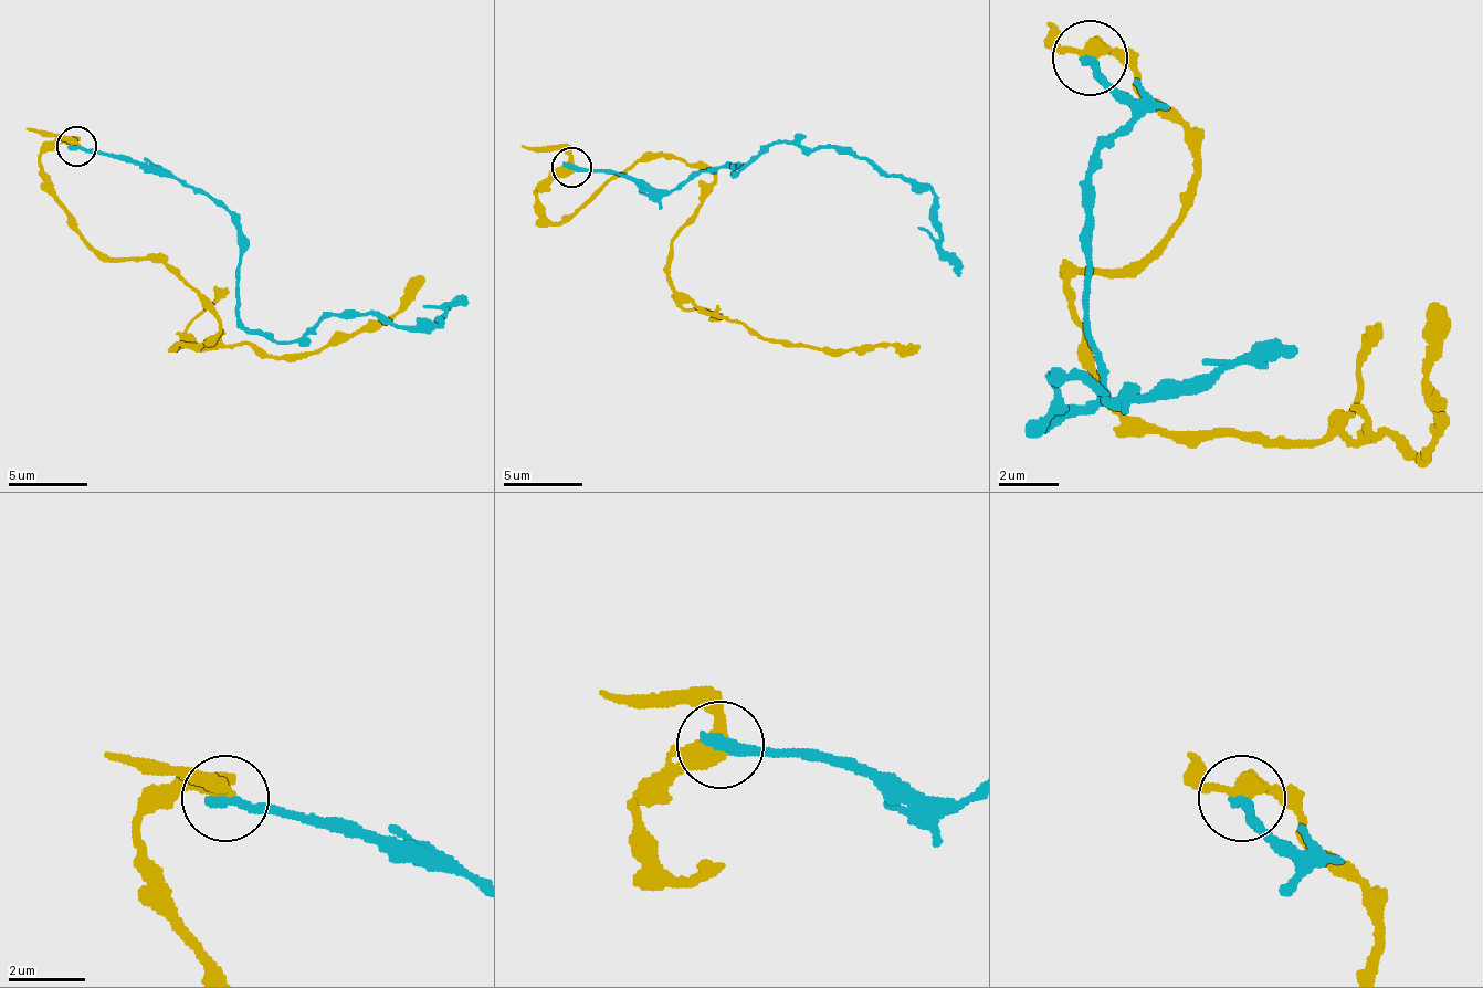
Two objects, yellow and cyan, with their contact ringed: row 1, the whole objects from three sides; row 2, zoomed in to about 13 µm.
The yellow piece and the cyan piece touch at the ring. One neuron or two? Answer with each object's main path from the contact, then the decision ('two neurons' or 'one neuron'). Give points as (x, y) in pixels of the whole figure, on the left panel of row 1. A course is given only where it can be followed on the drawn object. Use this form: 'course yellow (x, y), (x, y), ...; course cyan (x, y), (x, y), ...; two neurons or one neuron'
course yellow (75, 147), (39, 155), (66, 219), (218, 323), (175, 346), (314, 355), (421, 275); course cyan (75, 147), (130, 155), (218, 203), (238, 231), (238, 318), (277, 343), (334, 315), (421, 326), (465, 298); two neurons

